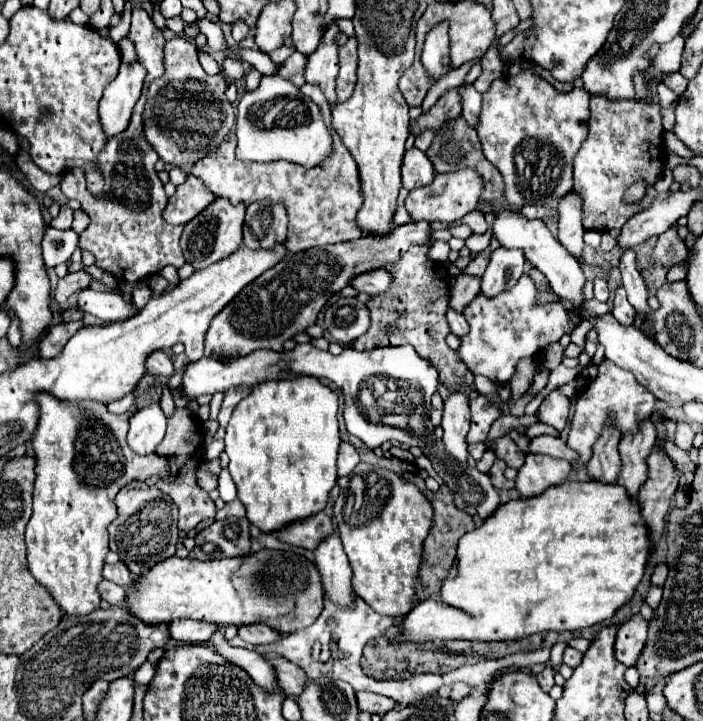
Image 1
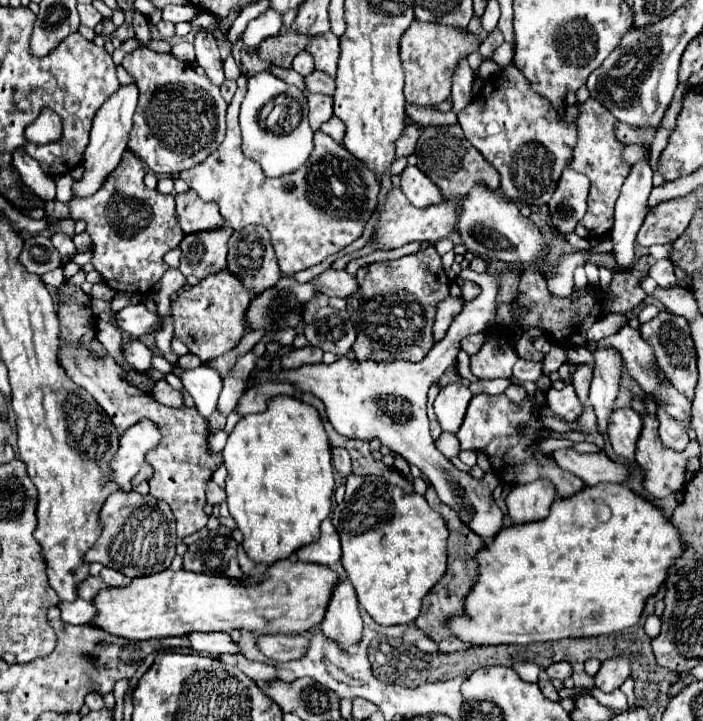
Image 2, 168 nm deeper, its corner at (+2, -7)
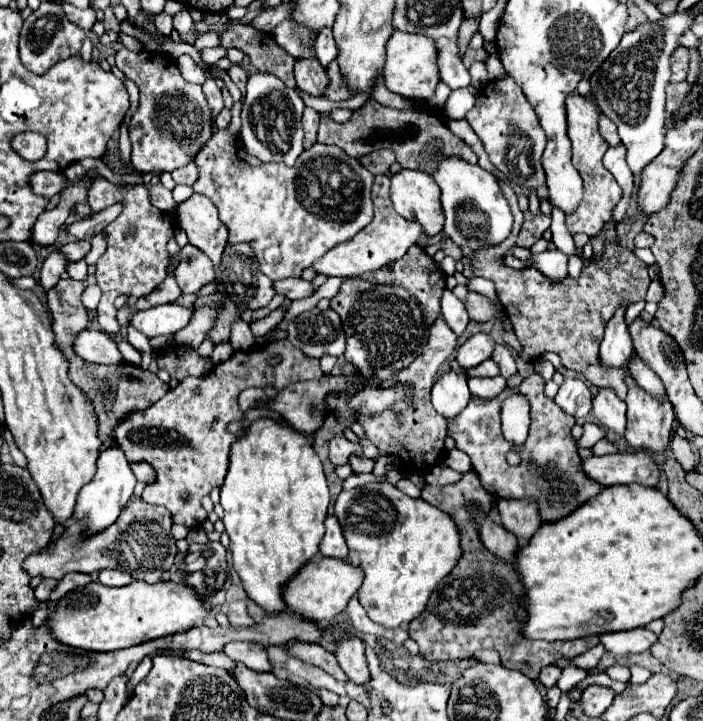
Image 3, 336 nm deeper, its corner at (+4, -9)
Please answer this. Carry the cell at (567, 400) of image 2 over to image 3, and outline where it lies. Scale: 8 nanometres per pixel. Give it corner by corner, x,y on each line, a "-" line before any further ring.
565,379
555,395
555,403
575,419
585,419
591,411
589,387
579,379

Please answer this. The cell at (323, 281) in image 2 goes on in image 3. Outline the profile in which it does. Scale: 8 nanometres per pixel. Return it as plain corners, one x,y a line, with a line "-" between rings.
301,277
297,279
285,279
285,281
275,281
275,291
277,293
283,293
287,299
305,299
305,297
311,297
315,293
313,289
313,283
311,281
305,281

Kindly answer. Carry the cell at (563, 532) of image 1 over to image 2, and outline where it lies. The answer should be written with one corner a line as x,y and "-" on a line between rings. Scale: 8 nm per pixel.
615,483
585,487
571,499
555,499
547,519
505,527
491,545
479,551
479,581
465,603
469,619
463,615
453,617
449,627
473,647
529,645
535,641
617,633
639,623
647,599
667,581
669,567
681,557
683,549
685,541
679,529
645,497

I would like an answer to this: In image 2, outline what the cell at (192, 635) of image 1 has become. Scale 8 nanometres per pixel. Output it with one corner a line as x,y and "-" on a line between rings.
217,631
217,633
191,633
189,641
191,641
193,651
197,651
197,653
211,653
211,655
221,655
221,653
239,655
241,653
237,643
225,631

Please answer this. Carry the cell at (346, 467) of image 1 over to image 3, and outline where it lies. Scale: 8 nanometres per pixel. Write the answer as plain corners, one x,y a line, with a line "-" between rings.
343,435
333,437
333,441
331,441
331,445
329,445
329,459
331,459
333,465
347,465
351,453
362,455
363,450
361,445
351,443
351,441
345,439

